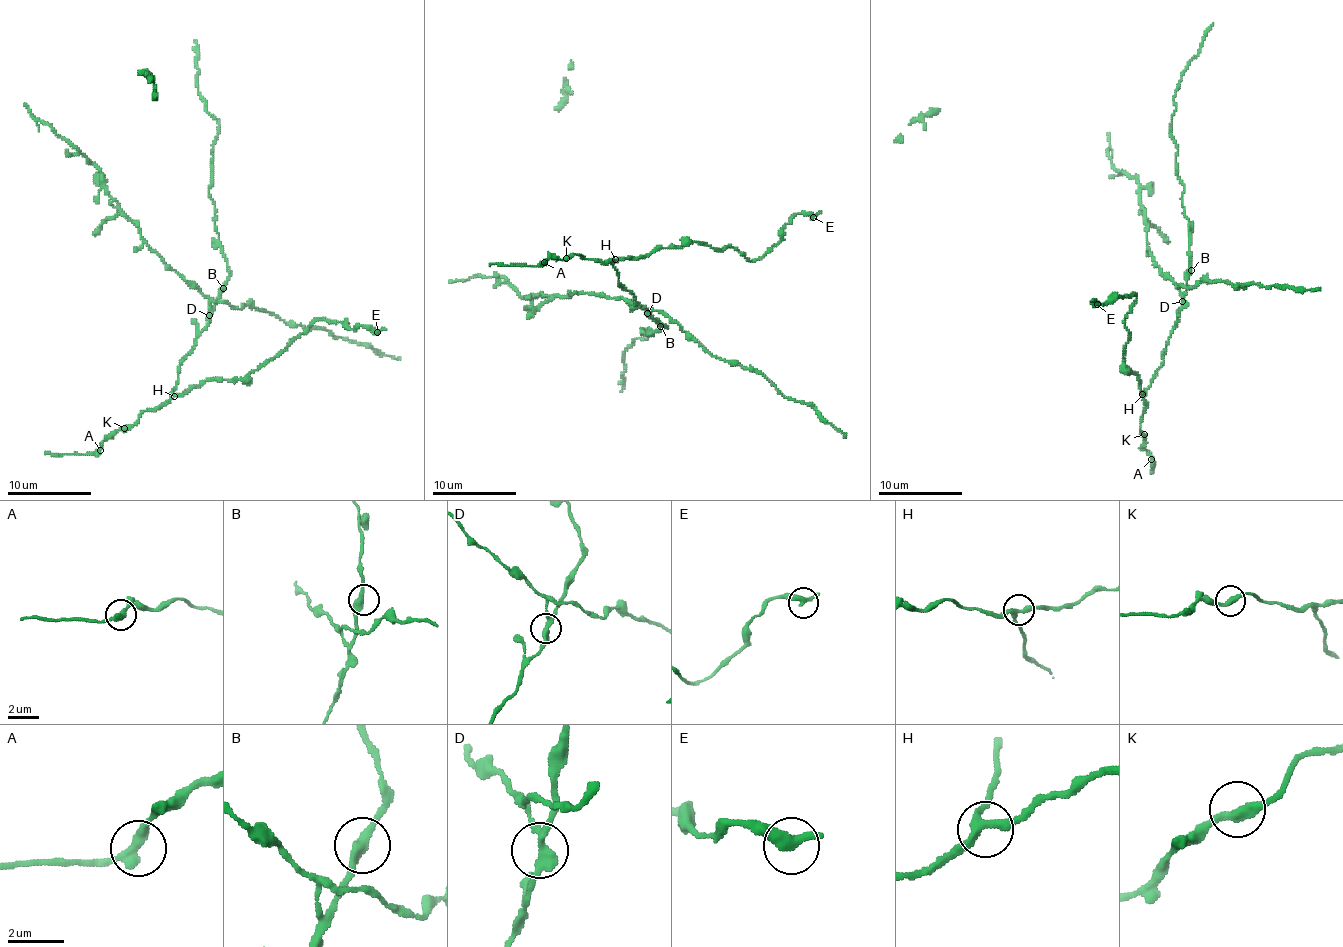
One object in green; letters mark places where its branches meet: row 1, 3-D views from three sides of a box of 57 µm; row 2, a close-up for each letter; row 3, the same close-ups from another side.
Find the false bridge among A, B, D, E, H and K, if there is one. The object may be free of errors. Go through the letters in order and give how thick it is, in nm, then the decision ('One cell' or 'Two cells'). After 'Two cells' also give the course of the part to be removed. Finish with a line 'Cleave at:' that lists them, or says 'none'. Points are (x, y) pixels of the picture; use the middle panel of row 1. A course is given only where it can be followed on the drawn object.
A: Thickness 360 nm. One cell
B: Thickness 360 nm. One cell
D: Thickness 280 nm. Two cells. Course of the part to remove: (647, 312), (622, 299), (580, 292), (530, 299), (519, 294), (517, 288), (504, 277), (449, 280)
E: Thickness 360 nm. One cell
H: Thickness 280 nm. One cell
K: Thickness 340 nm. One cell
Cleave at: D

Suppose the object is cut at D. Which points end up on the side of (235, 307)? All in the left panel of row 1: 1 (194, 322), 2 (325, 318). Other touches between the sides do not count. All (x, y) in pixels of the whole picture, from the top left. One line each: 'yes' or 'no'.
1: no
2: no

